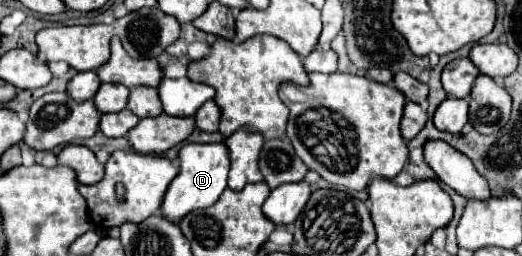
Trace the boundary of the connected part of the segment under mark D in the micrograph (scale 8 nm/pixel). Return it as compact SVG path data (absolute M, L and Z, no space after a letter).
M186 144L180 150L180 162L180 174L168 186L160 206L160 216L170 222L180 222L186 214L198 208L212 206L226 190L226 178L230 168L230 158L226 158L226 146L222 144Z

